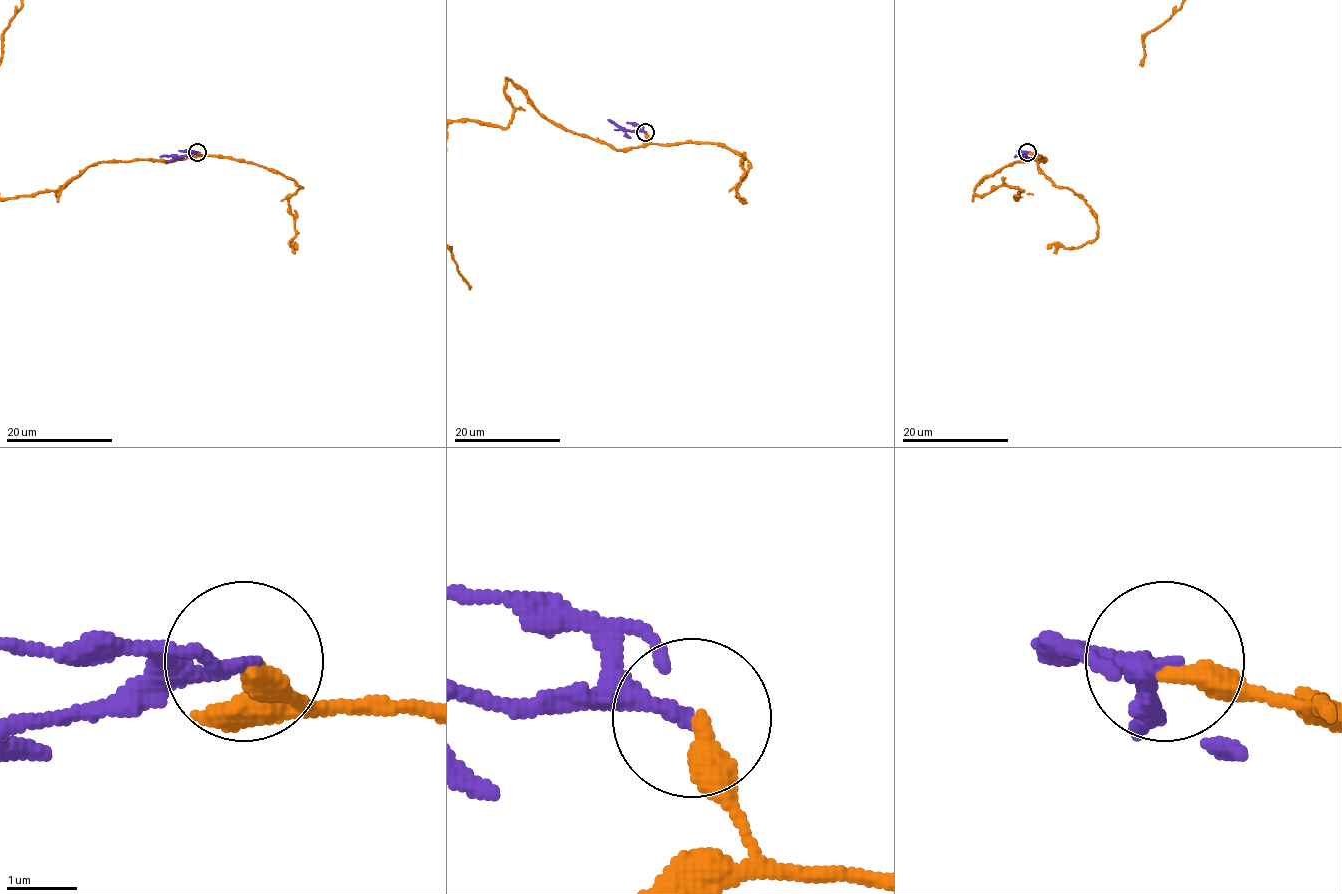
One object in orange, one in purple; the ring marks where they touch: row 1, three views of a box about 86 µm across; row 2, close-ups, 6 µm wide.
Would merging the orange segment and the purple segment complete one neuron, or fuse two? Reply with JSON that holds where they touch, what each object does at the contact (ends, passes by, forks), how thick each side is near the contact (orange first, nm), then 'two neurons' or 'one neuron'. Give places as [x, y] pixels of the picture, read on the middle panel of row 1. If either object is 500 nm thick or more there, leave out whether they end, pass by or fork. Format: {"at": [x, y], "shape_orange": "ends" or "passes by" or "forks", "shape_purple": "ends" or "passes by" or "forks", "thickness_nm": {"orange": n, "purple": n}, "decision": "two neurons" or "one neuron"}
{"at": [645, 132], "shape_orange": "ends", "shape_purple": "ends", "thickness_nm": {"orange": 340, "purple": 240}, "decision": "two neurons"}

